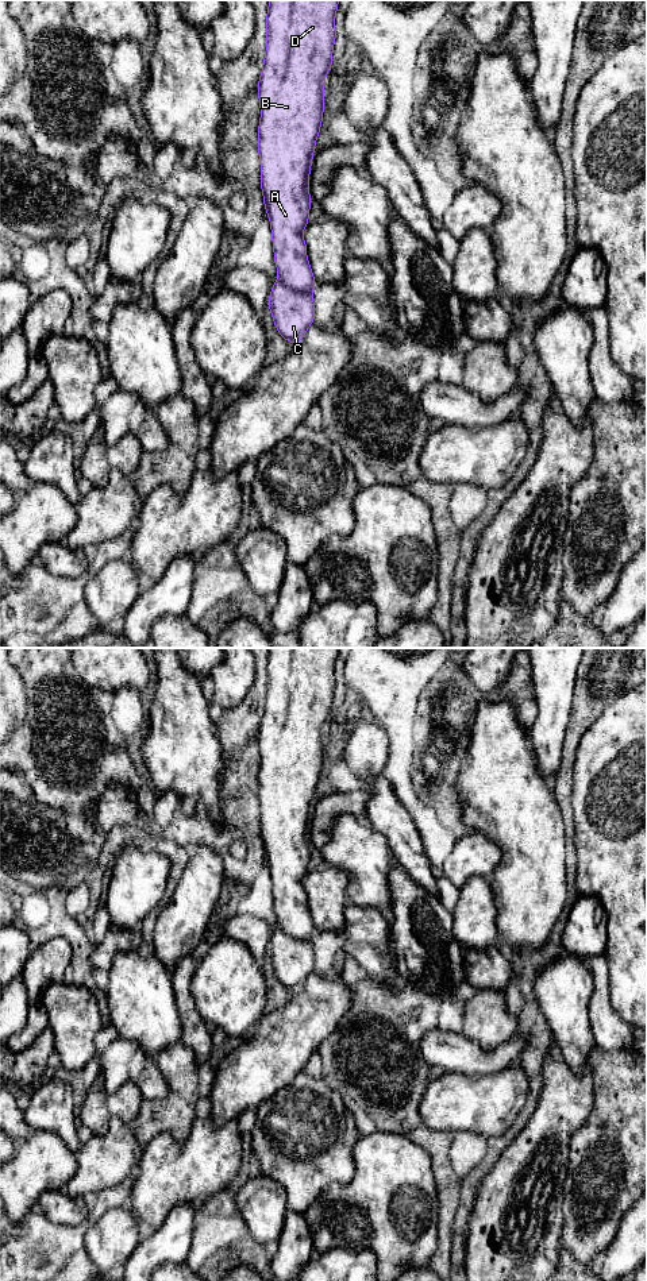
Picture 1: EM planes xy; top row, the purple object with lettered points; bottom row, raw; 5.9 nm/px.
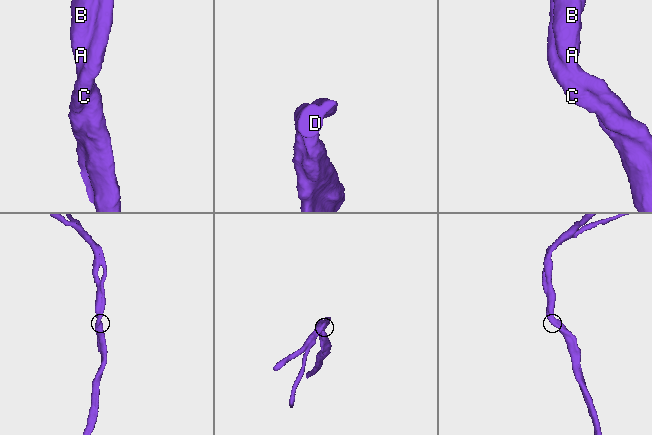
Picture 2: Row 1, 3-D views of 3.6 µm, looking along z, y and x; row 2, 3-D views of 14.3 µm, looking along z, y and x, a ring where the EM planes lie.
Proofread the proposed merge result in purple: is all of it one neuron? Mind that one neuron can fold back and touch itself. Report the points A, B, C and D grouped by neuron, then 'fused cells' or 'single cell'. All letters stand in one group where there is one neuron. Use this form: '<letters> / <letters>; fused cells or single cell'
A B C D; single cell

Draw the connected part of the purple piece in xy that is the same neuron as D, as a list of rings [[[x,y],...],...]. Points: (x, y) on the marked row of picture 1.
[[[269,0],[266,13],[266,54],[258,81],[258,153],[261,189],[278,270],[269,296],[269,309],[278,333],[292,344],[304,337],[315,319],[312,290],[316,279],[307,258],[303,229],[309,224],[309,171],[323,121],[324,80],[332,70],[338,4],[339,0]]]

